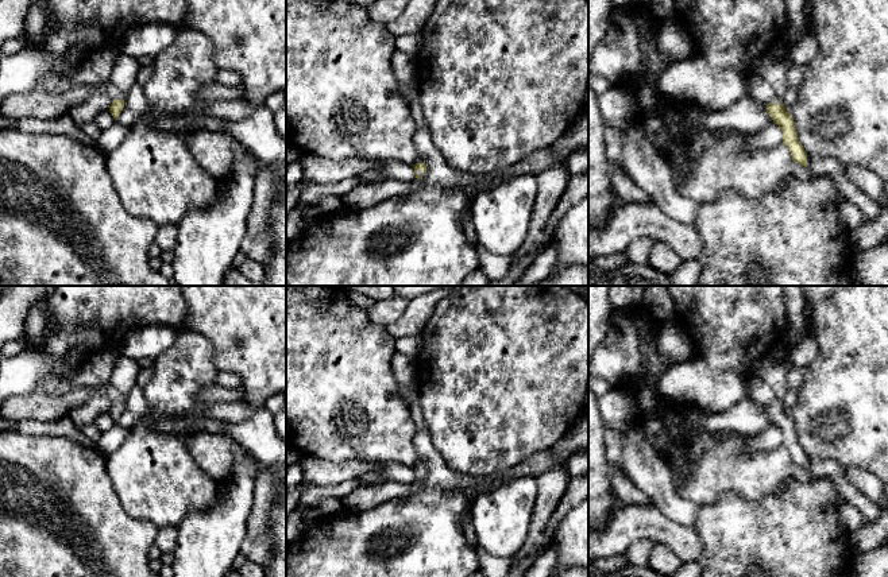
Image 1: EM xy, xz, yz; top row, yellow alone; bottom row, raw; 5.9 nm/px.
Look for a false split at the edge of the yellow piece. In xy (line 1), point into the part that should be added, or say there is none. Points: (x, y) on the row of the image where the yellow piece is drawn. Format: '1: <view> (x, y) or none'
1: none

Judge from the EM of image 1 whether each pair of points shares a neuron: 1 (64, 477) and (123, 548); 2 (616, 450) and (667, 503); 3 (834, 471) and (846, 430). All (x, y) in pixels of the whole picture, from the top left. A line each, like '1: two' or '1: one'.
1: one
2: two
3: two

